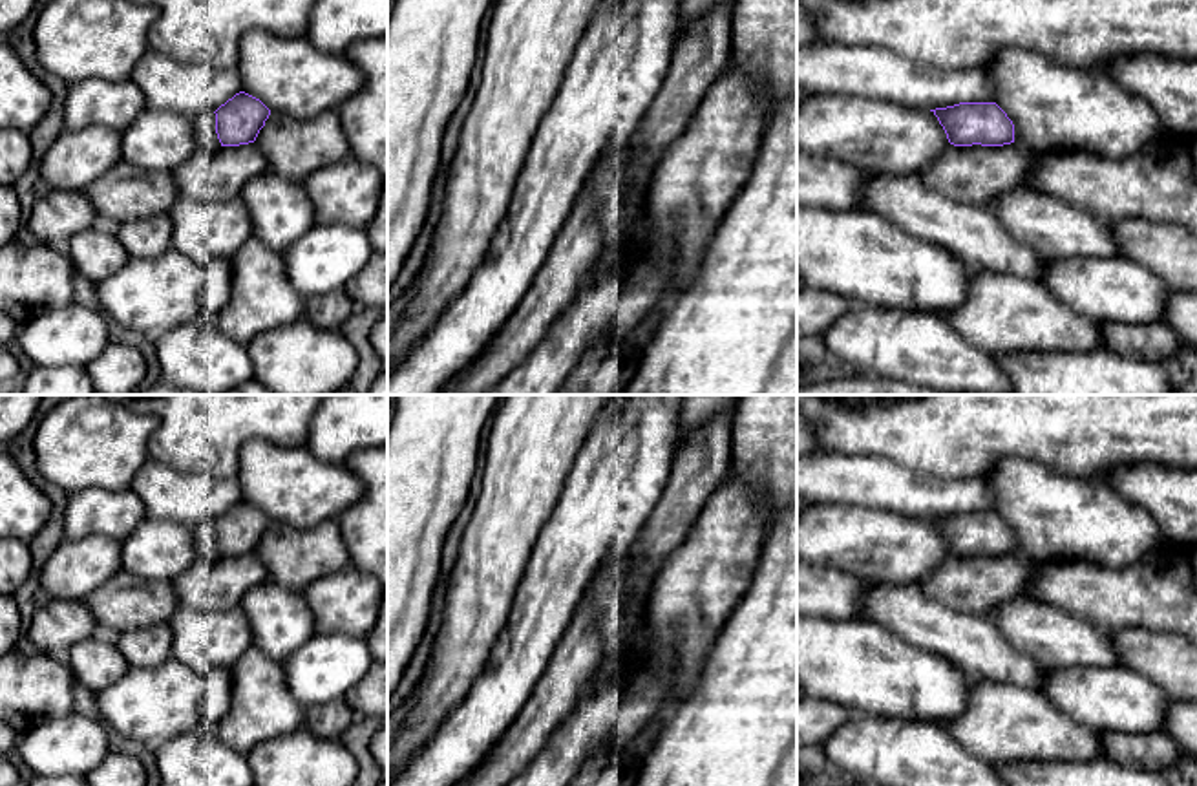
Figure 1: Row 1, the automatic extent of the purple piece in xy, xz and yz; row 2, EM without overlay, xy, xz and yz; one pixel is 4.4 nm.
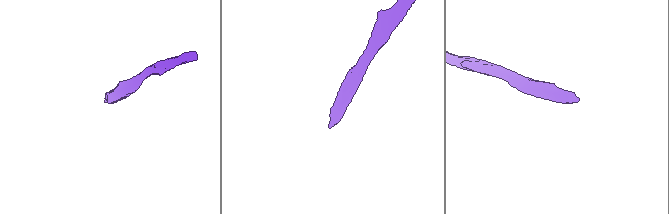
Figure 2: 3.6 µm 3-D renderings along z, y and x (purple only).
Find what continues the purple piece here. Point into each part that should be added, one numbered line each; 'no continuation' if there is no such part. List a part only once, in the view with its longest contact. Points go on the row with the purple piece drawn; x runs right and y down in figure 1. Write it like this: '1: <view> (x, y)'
1: xy (205, 125)

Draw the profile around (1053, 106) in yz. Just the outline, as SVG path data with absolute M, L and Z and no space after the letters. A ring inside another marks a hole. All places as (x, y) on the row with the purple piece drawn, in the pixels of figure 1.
M1000 48L985 66L996 104L1014 124L1014 143L1036 154L1078 150L1124 159L1155 143L1162 124L1153 108L1102 69L1058 64L1034 49Z

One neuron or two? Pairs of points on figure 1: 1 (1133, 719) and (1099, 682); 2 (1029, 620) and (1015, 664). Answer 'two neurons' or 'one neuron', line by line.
1: one neuron
2: two neurons

